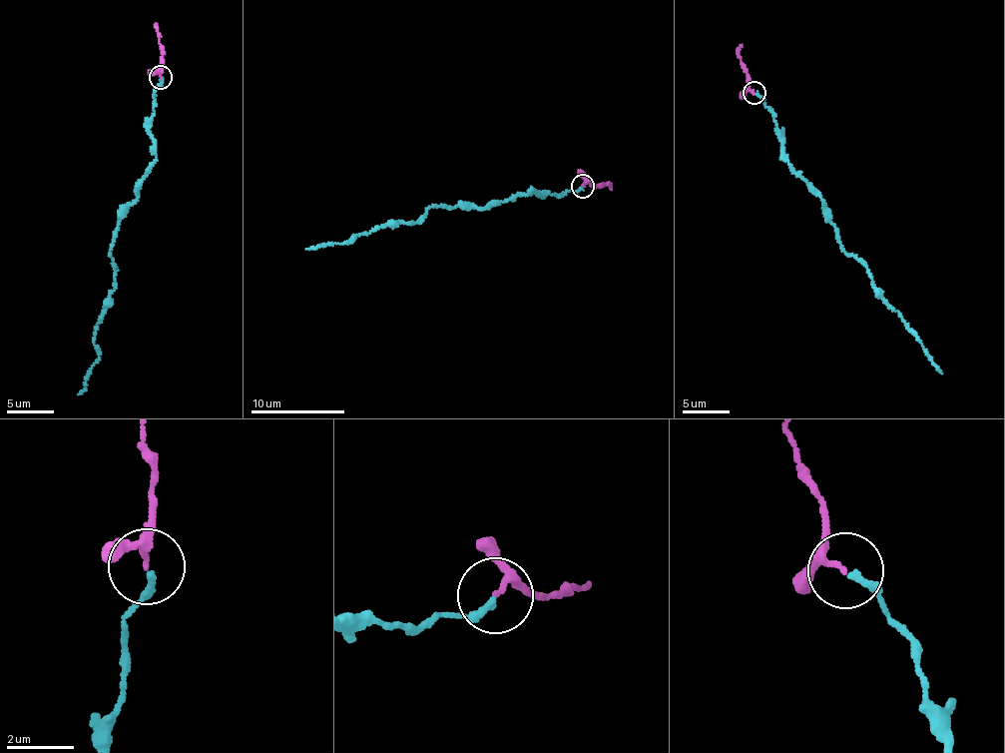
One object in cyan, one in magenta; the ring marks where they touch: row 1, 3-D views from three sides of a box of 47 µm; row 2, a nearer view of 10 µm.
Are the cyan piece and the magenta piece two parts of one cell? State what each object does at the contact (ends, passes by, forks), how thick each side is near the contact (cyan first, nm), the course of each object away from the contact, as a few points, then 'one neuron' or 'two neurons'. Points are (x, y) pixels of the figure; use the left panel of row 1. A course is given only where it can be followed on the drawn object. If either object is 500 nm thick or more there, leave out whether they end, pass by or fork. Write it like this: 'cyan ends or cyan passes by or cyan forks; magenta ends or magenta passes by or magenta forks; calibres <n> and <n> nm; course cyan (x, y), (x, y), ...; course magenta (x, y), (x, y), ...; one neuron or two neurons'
cyan ends; magenta passes by; calibres 200 and 130 nm; course cyan (162, 79), (150, 135), (156, 157), (116, 232), (114, 291), (97, 327), (99, 357), (78, 394); course magenta (161, 76), (157, 24); one neuron

